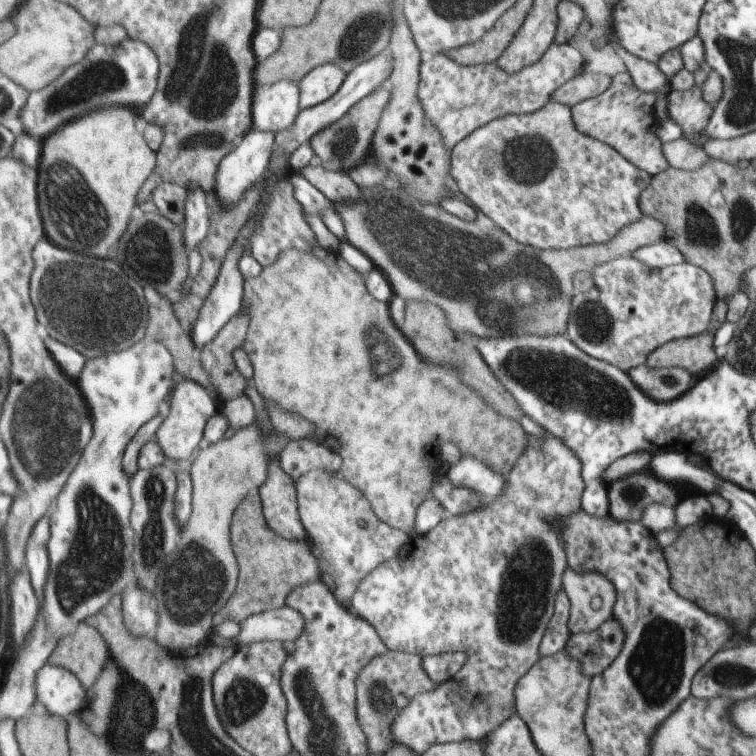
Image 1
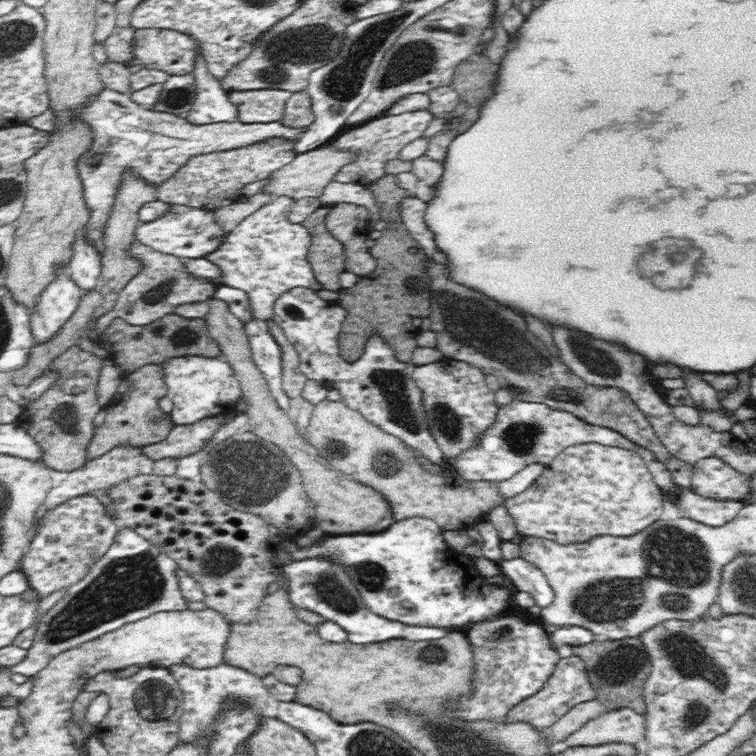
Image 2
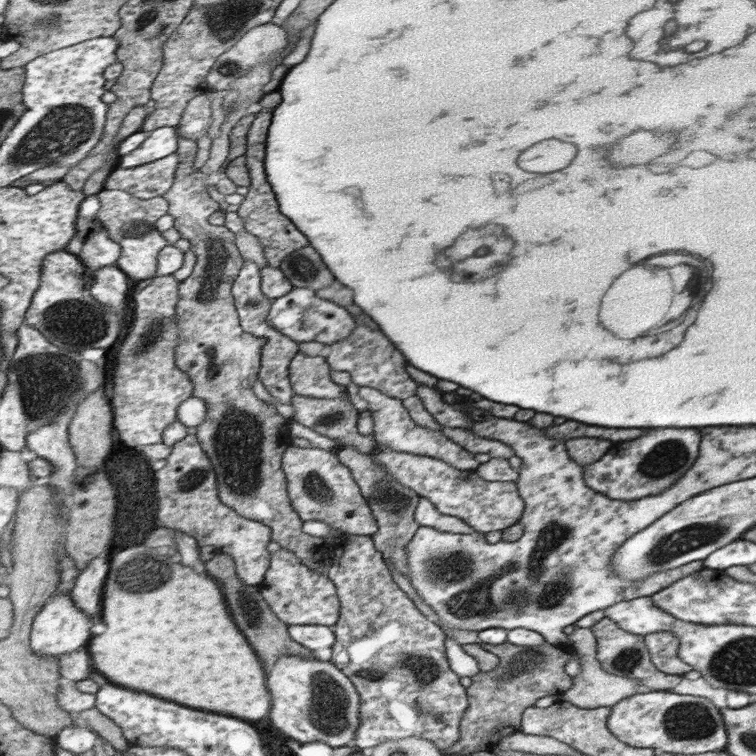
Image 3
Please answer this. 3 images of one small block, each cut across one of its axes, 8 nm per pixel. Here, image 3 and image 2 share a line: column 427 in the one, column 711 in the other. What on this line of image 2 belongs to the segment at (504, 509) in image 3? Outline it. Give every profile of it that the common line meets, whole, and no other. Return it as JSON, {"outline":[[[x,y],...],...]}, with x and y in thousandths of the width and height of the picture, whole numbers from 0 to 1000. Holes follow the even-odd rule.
{"outline":[[[939,603],[918,616],[918,640],[913,648],[939,661],[981,664],[992,648],[992,630],[979,627],[958,608]]]}

